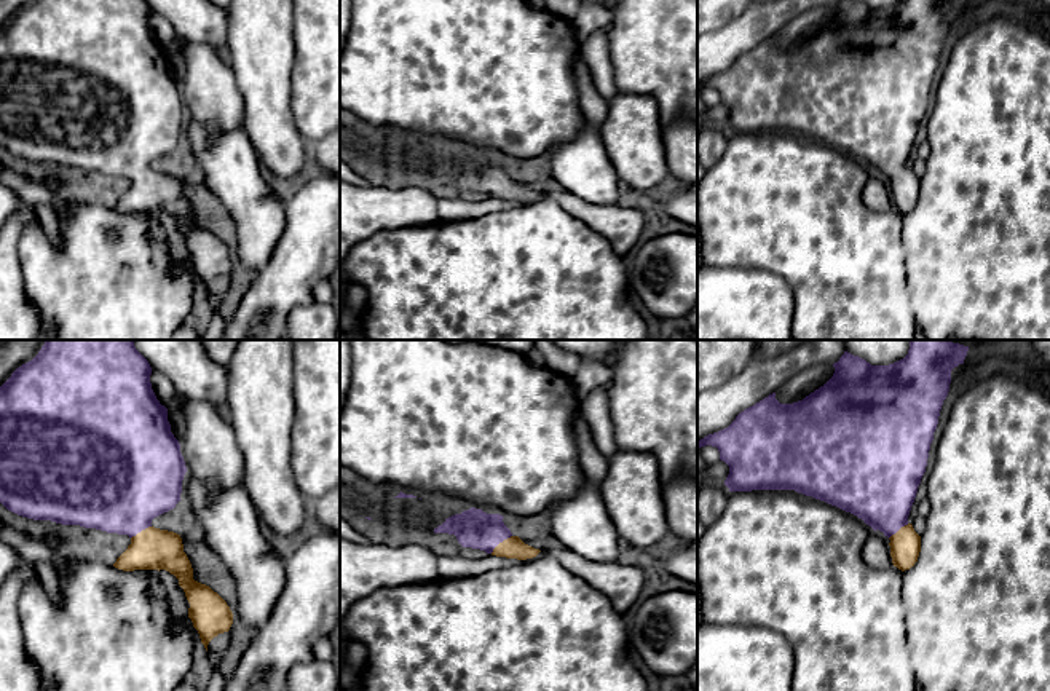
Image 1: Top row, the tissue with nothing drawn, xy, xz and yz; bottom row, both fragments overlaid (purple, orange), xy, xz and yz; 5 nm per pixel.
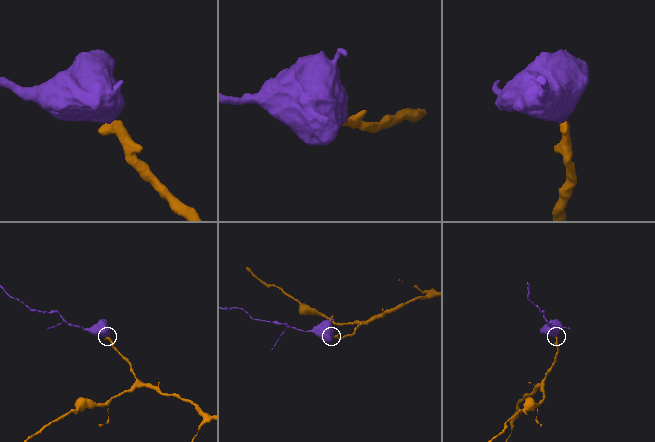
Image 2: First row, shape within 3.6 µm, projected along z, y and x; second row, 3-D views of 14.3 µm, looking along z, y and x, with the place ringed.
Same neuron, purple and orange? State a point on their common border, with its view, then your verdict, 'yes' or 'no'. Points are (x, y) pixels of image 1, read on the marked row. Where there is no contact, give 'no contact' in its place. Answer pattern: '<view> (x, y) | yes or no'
xz (500, 541) | yes

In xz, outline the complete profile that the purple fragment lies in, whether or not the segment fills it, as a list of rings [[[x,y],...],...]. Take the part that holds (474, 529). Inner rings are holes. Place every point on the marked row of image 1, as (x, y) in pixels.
[[[471,507],[445,519],[442,525],[434,528],[434,533],[455,535],[463,547],[480,549],[496,557],[517,560],[536,557],[541,551],[514,536],[503,519],[499,514],[487,514]]]

